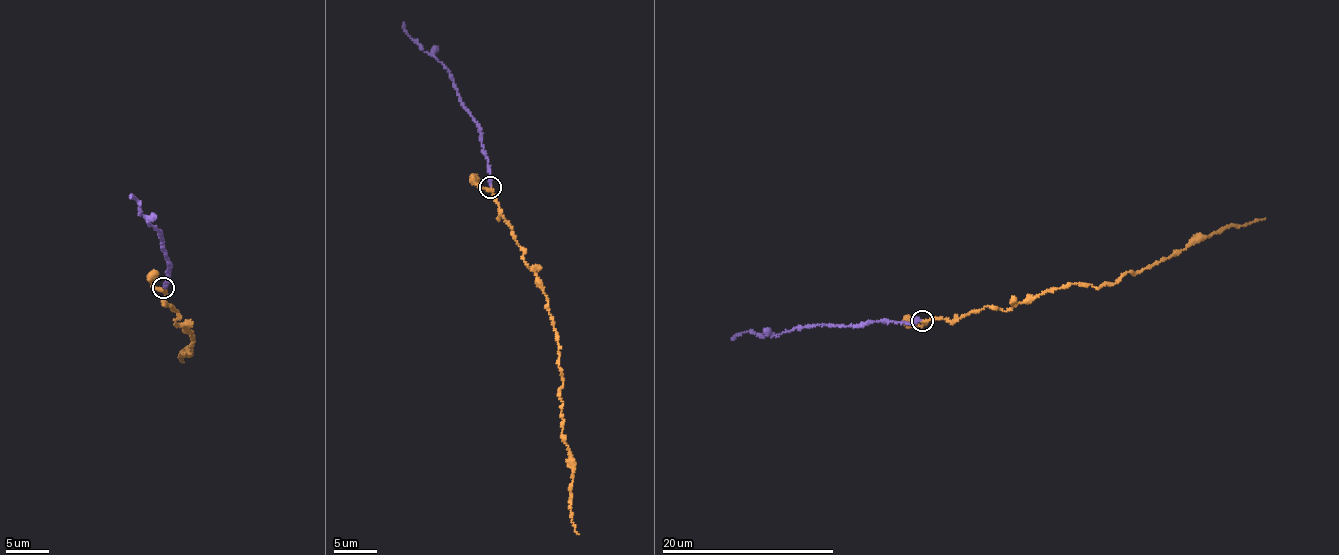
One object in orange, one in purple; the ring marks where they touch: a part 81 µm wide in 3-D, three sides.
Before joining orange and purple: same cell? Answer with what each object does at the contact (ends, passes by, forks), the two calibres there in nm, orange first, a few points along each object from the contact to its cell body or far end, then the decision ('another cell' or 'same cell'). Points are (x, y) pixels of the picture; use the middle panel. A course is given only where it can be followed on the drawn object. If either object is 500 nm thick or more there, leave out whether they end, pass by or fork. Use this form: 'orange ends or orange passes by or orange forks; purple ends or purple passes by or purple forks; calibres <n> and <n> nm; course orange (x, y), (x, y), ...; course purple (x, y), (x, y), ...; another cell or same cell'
orange passes by; purple ends; calibres 200 and 240 nm; course orange (490, 188), (498, 213), (534, 273), (553, 326), (563, 383), (563, 439), (573, 467), (570, 514), (579, 534); course purple (490, 186), (479, 125), (461, 101), (454, 78), (406, 31), (404, 22); same cell

